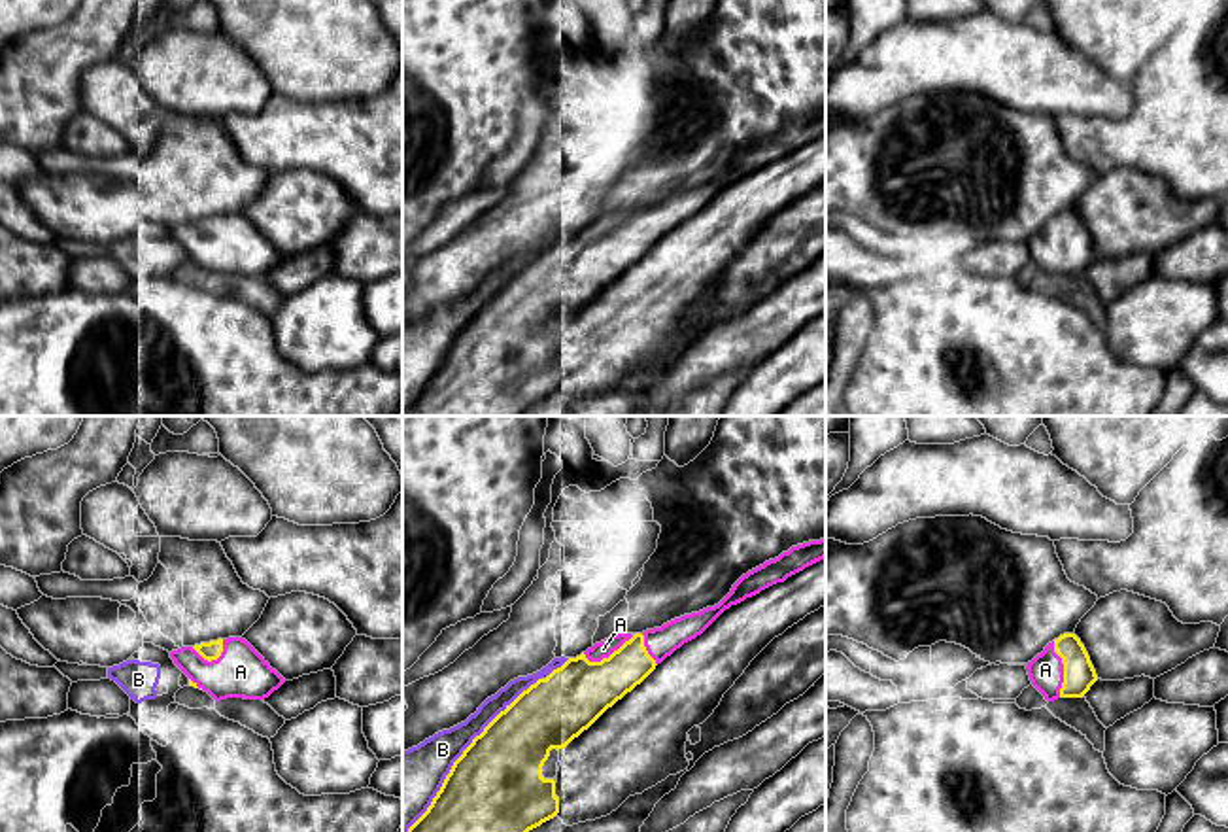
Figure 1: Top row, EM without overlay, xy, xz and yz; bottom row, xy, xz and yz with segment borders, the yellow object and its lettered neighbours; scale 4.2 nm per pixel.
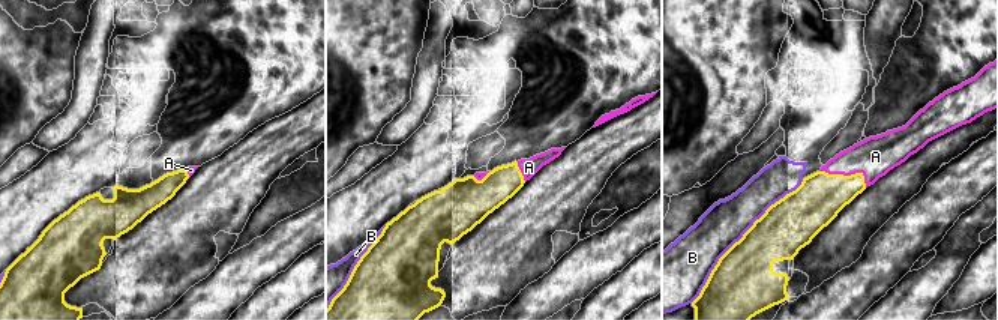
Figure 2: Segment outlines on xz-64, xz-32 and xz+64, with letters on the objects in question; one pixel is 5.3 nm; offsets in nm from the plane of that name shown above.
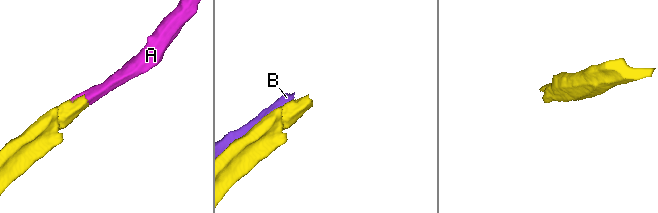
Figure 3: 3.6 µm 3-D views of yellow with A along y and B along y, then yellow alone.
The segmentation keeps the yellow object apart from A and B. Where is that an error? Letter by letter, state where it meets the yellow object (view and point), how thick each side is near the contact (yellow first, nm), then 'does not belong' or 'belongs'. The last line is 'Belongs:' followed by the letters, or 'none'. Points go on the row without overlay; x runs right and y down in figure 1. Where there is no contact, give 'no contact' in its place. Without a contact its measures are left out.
A: yz (1064, 246) | 140/150 nm | does not belong
B: xz (463, 329) | 420/240 nm | does not belong
Belongs: none

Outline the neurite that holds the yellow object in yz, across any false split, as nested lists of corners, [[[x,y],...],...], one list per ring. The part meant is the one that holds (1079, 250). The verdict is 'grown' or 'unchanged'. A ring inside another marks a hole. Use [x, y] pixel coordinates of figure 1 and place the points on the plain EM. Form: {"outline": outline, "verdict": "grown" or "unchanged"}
{"outline": [[[1128,166],[1113,168],[1096,178],[1073,210],[1054,216],[1054,229],[1064,240],[1060,274],[1083,274],[1098,255],[1124,257],[1141,251],[1156,255],[1188,234],[1213,225],[1219,208],[1220,202],[1213,199],[1179,199],[1162,178]]], "verdict": "grown"}

